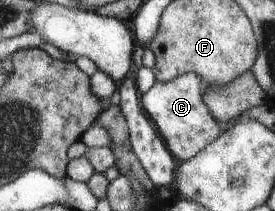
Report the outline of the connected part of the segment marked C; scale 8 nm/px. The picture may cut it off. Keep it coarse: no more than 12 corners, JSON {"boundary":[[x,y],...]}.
{"boundary":[[196,72],[141,95],[170,154],[192,160],[224,130]]}

